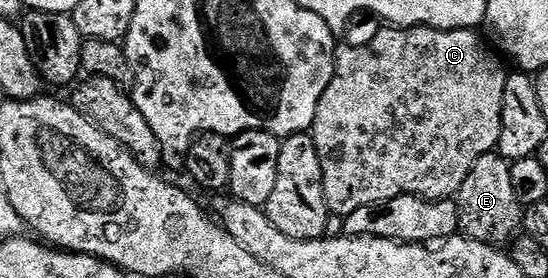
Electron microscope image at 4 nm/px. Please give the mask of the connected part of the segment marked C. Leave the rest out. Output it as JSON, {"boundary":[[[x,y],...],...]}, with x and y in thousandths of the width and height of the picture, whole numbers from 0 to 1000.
{"boundary":[[[774,97],[695,101],[703,104],[692,108],[668,162],[624,158],[617,173],[608,281],[604,299],[597,299],[597,327],[589,327],[589,356],[582,356],[582,385],[575,399],[571,432],[568,489],[575,514],[575,543],[582,558],[582,601],[589,615],[589,701],[602,770],[615,777],[617,766],[617,784],[622,788],[641,773],[641,759],[655,759],[655,745],[697,737],[703,723],[728,716],[735,701],[776,709],[781,723],[832,712],[838,673],[845,673],[845,644],[859,629],[859,601],[867,601],[867,586],[874,586],[881,558],[905,540],[914,482],[918,327],[925,263],[923,252],[914,252],[916,209],[901,187],[894,151],[883,129],[876,133],[876,115],[861,104],[779,104]]]}

